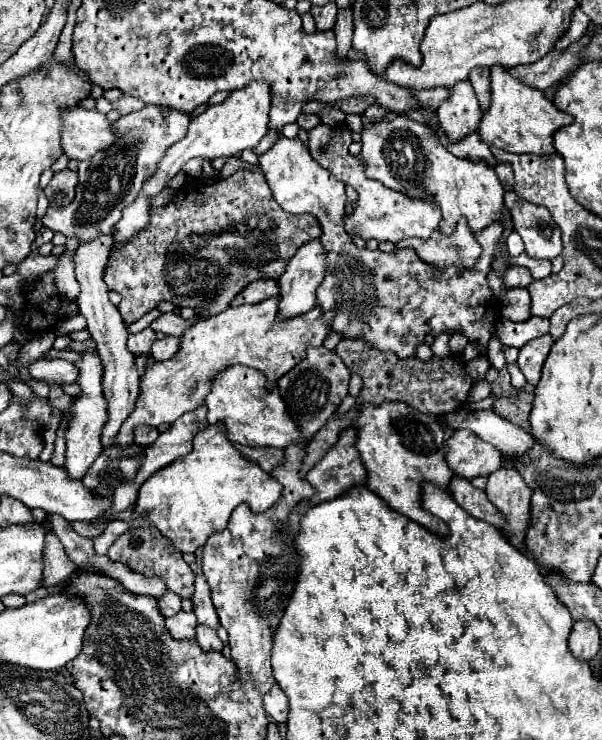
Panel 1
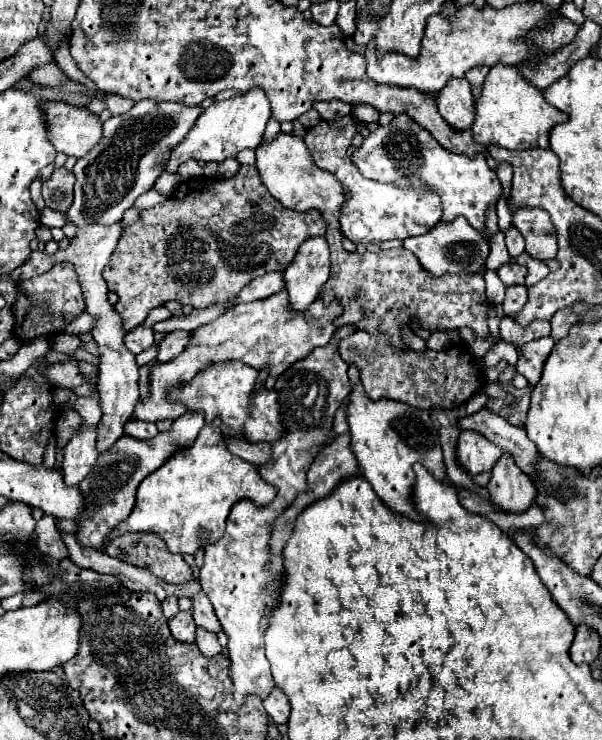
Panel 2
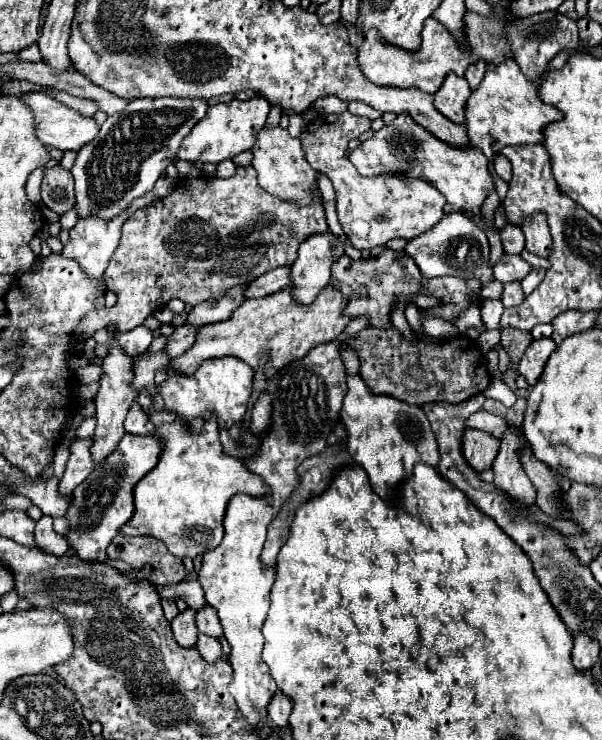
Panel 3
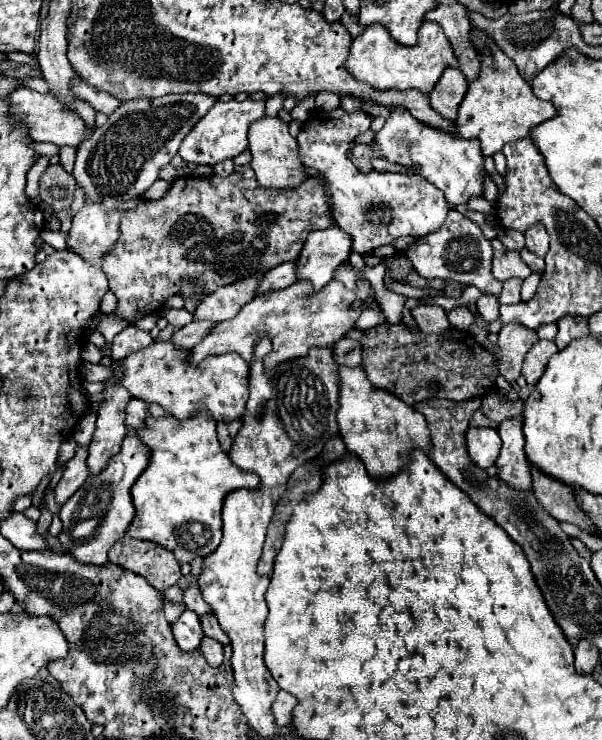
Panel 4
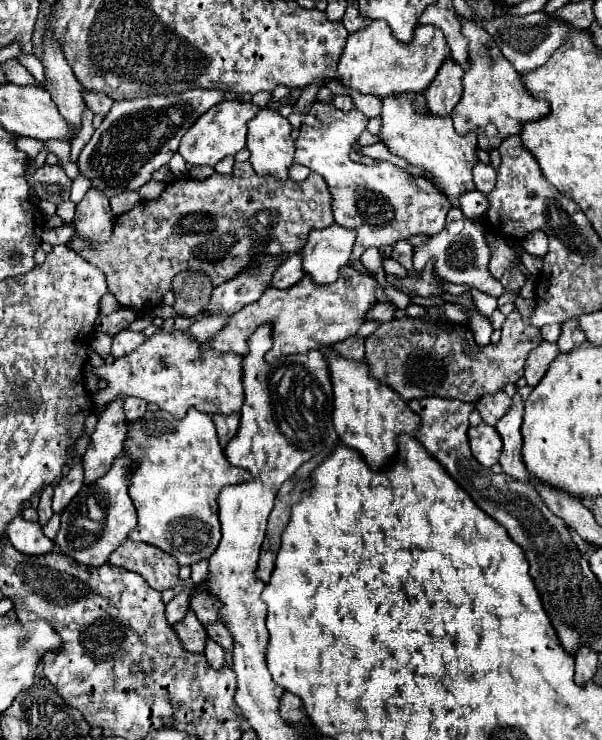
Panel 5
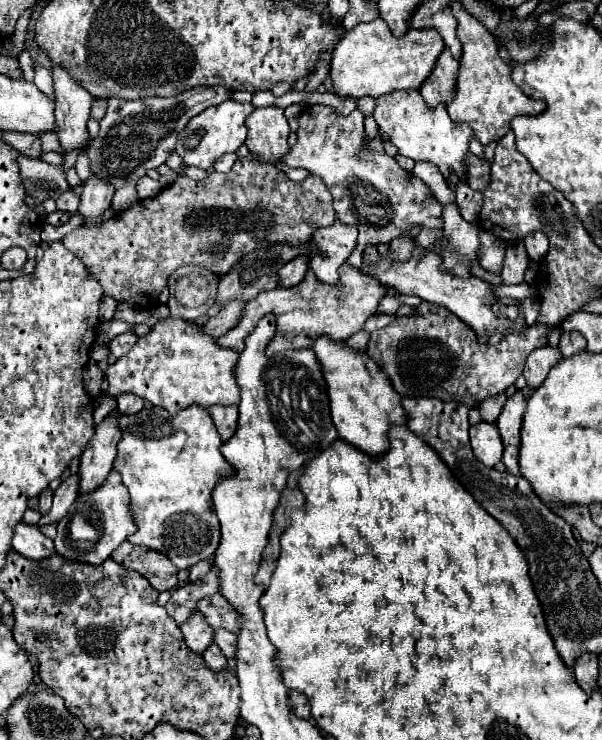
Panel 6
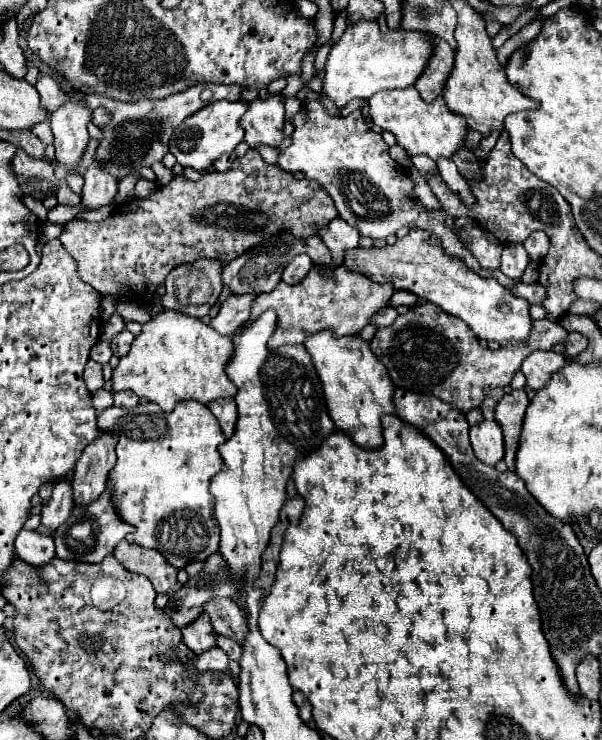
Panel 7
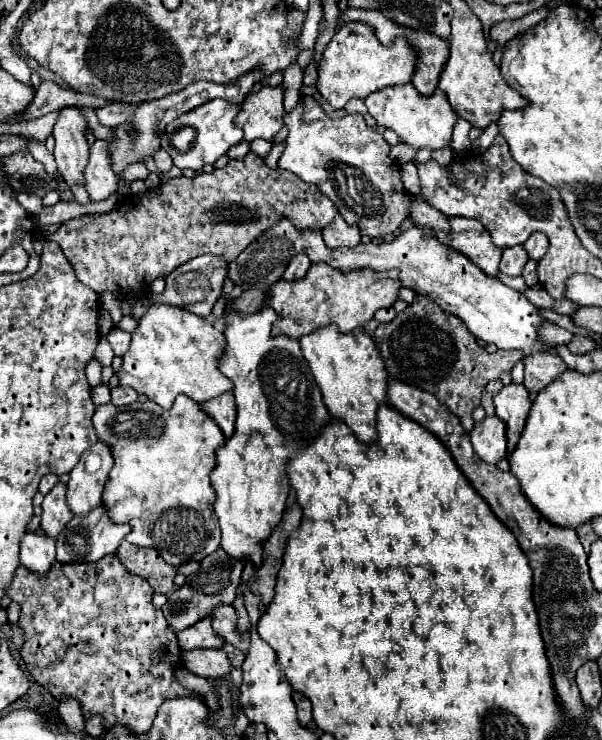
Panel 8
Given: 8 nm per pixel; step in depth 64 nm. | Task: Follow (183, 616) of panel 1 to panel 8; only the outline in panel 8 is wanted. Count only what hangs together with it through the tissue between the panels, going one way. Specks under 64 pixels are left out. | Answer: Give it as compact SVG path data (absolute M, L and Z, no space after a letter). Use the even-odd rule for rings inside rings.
M206 616L200 622L178 634L178 642L184 650L206 650L206 648L222 648L224 638L218 636L212 628L212 618Z

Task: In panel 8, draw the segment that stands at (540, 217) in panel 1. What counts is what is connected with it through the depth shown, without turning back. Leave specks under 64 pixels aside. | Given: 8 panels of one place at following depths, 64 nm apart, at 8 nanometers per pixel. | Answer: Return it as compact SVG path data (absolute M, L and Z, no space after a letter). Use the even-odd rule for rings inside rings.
M542 232L532 234L532 236L524 242L524 248L526 248L526 252L528 252L528 256L530 256L532 260L540 260L540 258L546 254L546 250L548 250L548 238L546 238L546 234L542 234Z

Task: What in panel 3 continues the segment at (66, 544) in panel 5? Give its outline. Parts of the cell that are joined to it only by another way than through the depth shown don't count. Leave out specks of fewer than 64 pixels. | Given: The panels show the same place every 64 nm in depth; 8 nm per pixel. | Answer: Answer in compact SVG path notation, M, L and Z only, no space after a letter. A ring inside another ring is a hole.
M126 434L118 448L106 456L92 474L74 492L74 502L66 514L70 532L66 534L68 544L76 550L82 560L104 560L106 548L118 534L118 528L134 514L134 486L146 476L160 460L162 442L154 436L132 436Z

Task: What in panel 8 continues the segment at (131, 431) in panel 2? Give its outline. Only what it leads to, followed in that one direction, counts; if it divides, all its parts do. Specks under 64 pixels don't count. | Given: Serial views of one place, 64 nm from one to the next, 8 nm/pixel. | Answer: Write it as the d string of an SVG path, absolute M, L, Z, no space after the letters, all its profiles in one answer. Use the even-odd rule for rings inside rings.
M112 388L112 404L114 406L130 406L132 402L136 402L136 390L132 388Z

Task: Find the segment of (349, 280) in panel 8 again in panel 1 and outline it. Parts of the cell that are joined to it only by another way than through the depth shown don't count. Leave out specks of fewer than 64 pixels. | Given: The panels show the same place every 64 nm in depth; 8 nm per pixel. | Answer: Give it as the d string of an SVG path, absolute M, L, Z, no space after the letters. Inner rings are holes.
M278 296L260 304L244 304L238 308L226 308L218 316L210 316L194 322L180 338L180 348L174 358L166 362L154 362L140 378L140 396L132 414L124 420L114 442L120 448L134 444L136 426L160 426L172 424L184 412L196 410L204 404L212 380L226 368L242 364L254 368L266 376L266 390L272 390L280 376L292 370L306 356L308 346L322 346L330 332L330 318L334 312L322 312L318 306L298 318L276 320Z

